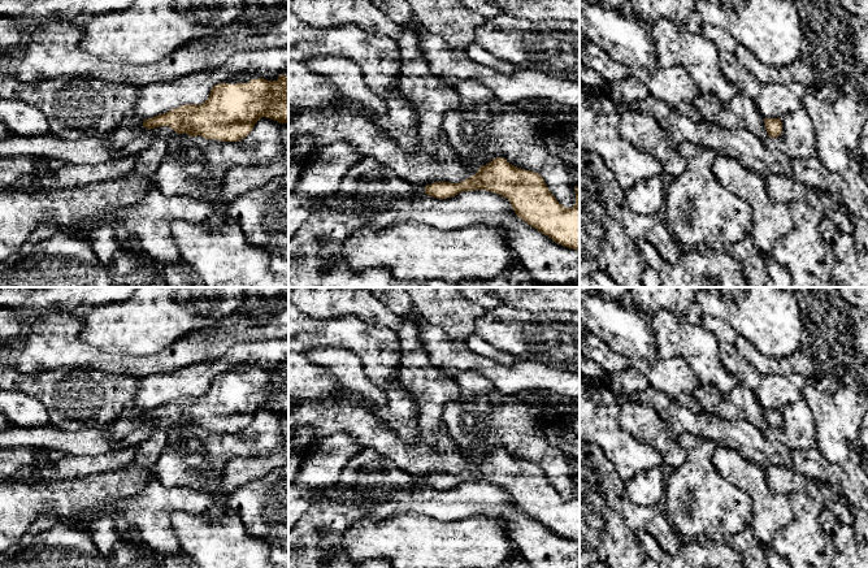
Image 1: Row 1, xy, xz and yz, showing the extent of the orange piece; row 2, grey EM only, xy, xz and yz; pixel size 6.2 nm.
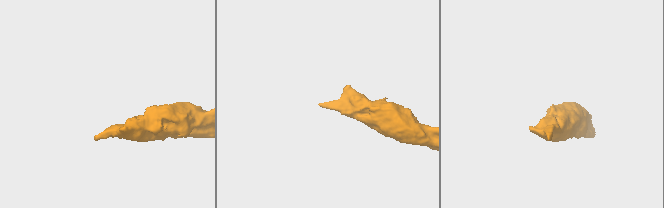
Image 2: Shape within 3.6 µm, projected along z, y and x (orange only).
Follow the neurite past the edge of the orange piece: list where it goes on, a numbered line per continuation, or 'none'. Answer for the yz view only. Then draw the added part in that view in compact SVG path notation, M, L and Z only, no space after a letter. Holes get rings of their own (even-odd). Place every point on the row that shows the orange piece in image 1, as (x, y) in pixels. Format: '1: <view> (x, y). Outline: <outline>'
1: yz (741, 112). Outline: M738 92L730 101L700 95L695 99L695 107L707 122L725 129L748 130L759 139L768 136L764 117L758 109L755 99L748 95Z

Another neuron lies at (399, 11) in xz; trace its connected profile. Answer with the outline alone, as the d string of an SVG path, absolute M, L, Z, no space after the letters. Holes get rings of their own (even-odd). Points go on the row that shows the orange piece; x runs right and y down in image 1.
M370 0L390 19L400 26L409 22L413 17L411 5L407 0Z

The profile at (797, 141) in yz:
M800 108L781 118L782 133L777 138L771 138L765 144L768 148L778 149L793 159L807 159L816 156L815 130L807 112Z

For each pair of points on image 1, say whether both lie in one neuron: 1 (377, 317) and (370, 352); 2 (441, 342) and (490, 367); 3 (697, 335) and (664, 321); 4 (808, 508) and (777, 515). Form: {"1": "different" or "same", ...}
{"1": "different", "2": "same", "3": "same", "4": "different"}

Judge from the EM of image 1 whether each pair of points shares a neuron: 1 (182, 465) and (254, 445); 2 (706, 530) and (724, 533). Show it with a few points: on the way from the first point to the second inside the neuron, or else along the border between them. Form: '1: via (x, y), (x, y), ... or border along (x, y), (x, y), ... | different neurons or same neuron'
1: via (200, 459), (204, 459), (217, 447), (235, 445) | same neuron
2: via (710, 533), (720, 533) | same neuron

